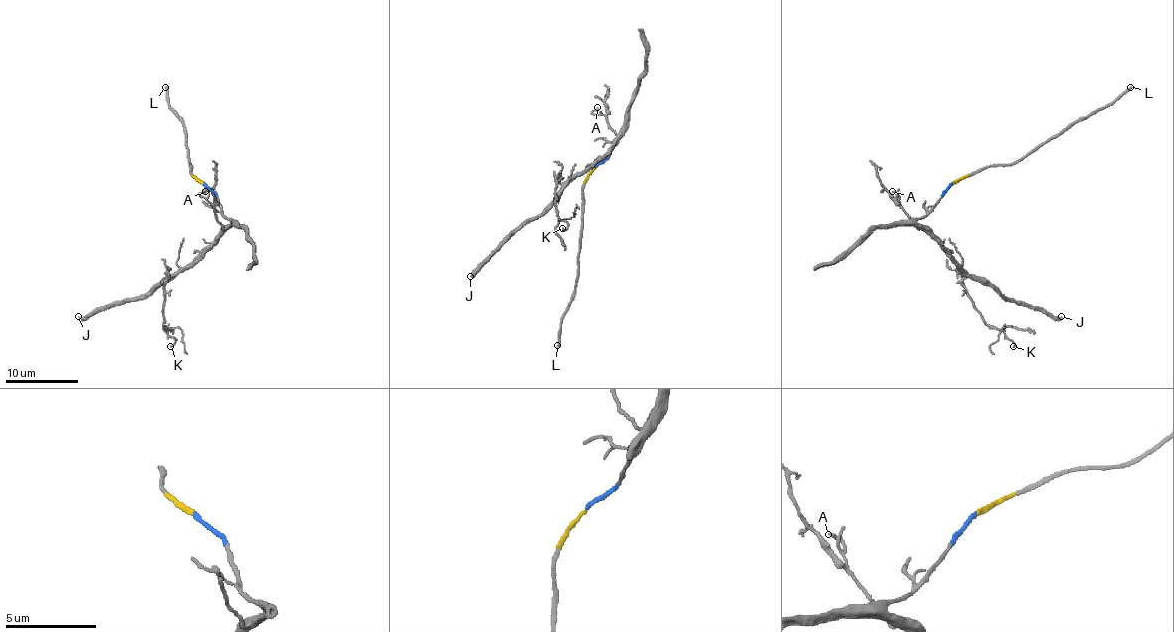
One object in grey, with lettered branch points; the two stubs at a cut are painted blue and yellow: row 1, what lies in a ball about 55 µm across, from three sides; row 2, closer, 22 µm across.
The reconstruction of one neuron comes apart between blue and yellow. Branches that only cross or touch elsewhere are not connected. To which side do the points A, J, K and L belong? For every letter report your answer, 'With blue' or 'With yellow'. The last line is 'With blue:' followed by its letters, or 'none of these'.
A: With blue
J: With blue
K: With blue
L: With yellow
With blue: A, J, K

